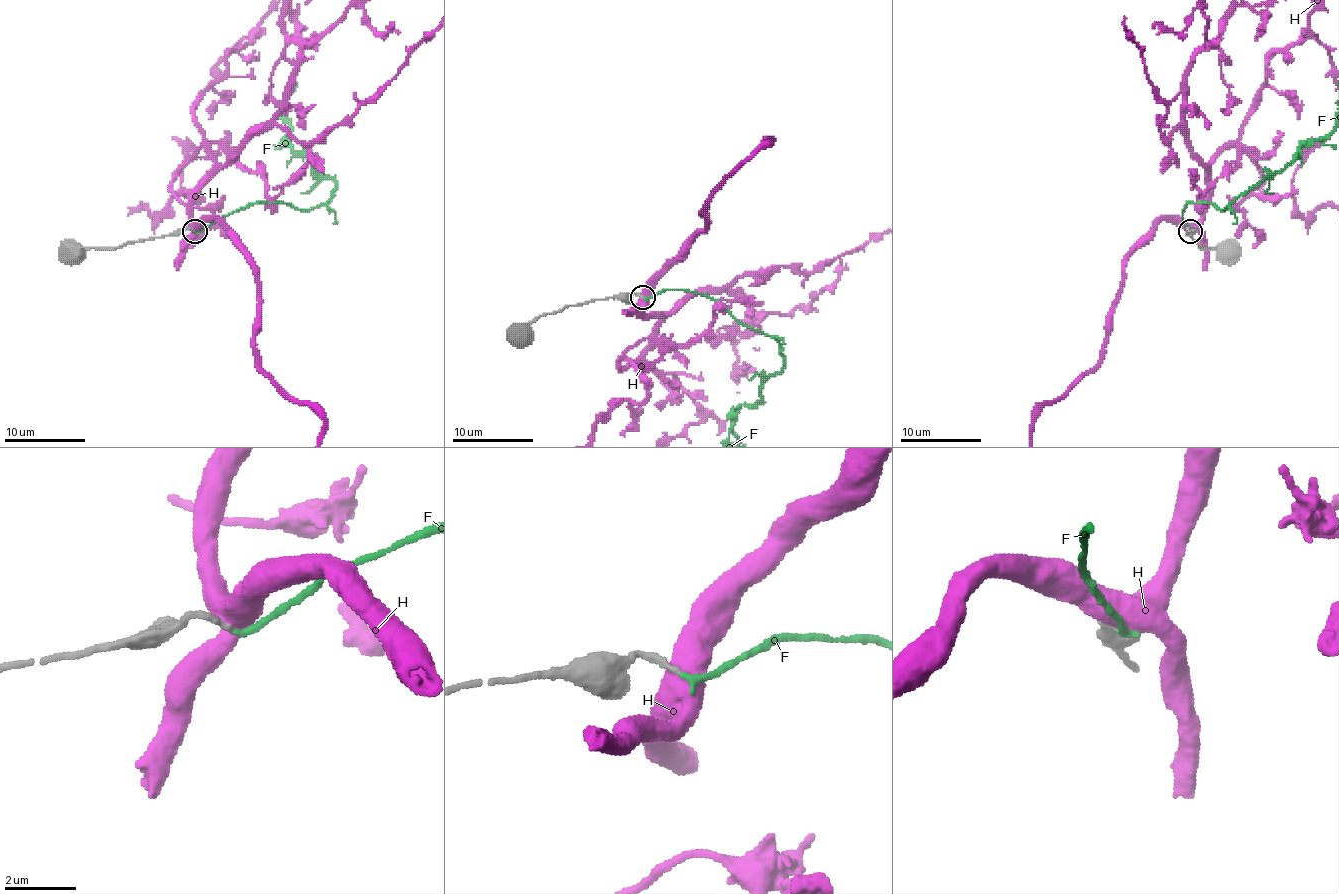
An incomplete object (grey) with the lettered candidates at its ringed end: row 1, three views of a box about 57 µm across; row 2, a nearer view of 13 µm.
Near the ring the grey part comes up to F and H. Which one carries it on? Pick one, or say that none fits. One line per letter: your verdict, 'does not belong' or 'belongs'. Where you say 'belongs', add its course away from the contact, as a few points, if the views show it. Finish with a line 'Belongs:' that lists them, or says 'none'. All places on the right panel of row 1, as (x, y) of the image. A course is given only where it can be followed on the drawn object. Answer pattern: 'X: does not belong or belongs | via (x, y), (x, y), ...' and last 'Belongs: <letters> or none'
F: belongs
H: does not belong
Belongs: F

